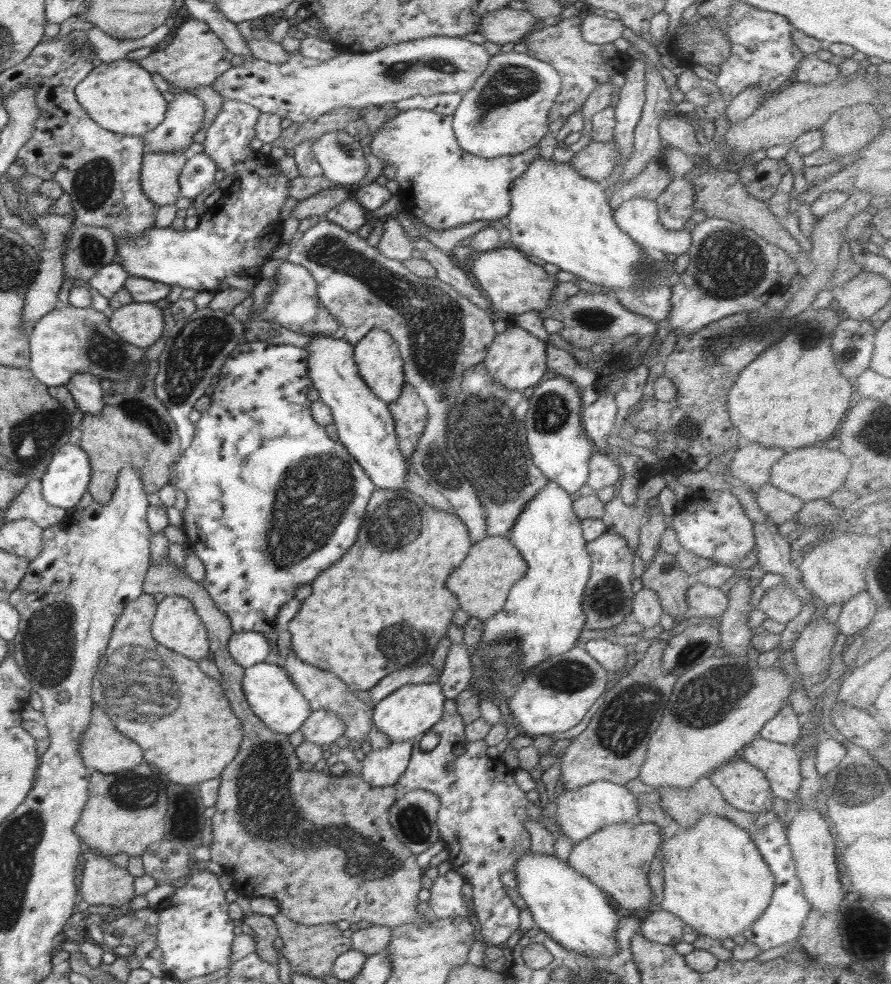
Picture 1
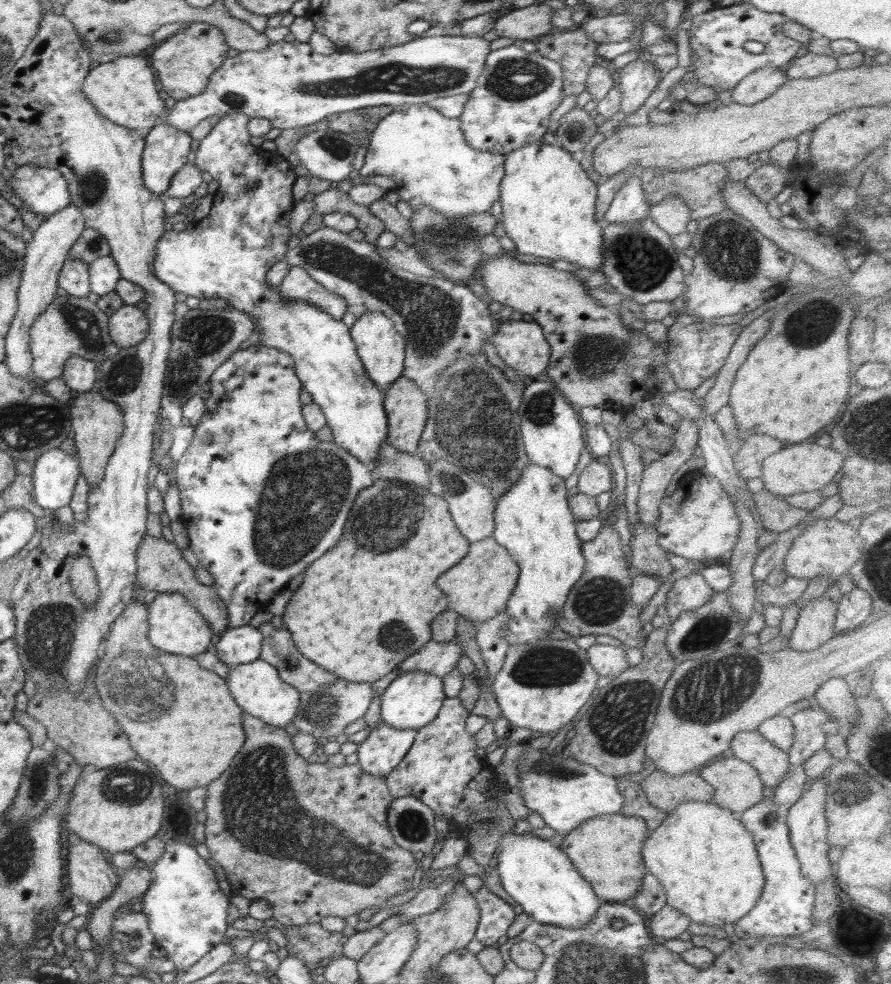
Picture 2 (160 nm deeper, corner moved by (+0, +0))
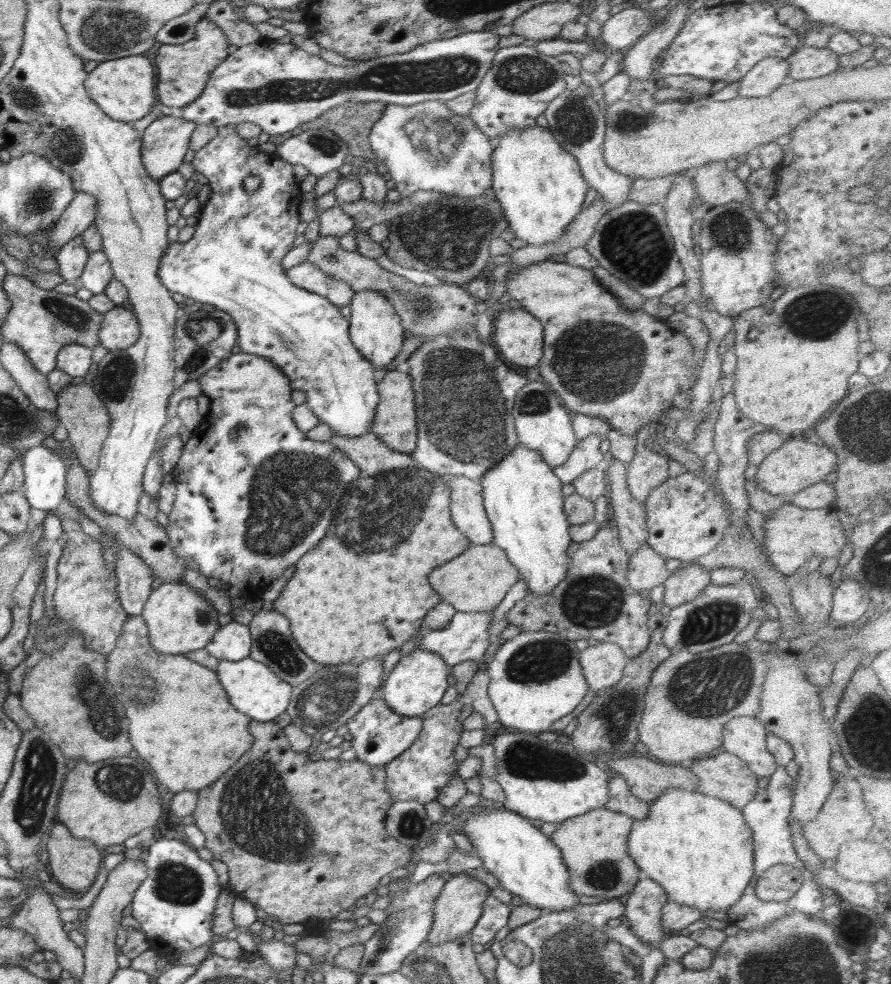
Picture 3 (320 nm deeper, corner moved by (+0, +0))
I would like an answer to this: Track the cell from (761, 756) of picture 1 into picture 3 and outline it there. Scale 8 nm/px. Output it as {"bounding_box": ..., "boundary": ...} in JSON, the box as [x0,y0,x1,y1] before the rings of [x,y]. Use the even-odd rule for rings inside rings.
{"bounding_box":[721,717,778,778],"boundary":[[[754,717],[731,718],[723,728],[721,750],[740,758],[758,778],[772,776],[778,765],[767,749],[767,733]]]}

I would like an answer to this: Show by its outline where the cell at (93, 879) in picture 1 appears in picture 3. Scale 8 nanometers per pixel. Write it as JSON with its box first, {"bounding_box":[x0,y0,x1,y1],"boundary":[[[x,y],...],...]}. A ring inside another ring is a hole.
{"bounding_box":[43,821,105,894],"boundary":[[[58,821],[54,823],[45,837],[43,851],[45,853],[43,861],[50,864],[50,870],[52,870],[52,876],[56,878],[56,883],[75,894],[86,893],[94,884],[98,870],[100,870],[100,862],[105,855],[98,851],[97,845],[92,841],[72,836],[66,825]]]}

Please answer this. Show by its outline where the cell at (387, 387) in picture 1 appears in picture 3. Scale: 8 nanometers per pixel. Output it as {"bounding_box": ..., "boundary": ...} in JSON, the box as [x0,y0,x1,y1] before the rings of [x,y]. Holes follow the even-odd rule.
{"bounding_box":[349,290,405,374],"boundary":[[[373,290],[358,291],[353,294],[350,301],[349,335],[354,346],[374,366],[377,374],[390,364],[402,348],[405,339],[405,330],[401,318],[394,307],[383,294]]]}

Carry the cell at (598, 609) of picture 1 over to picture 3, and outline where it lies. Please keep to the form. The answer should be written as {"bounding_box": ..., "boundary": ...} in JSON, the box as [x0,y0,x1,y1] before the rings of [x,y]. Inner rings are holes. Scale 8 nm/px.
{"bounding_box":[508,524,654,657],"boundary":[[[606,524],[601,526],[595,535],[588,541],[572,542],[568,546],[570,566],[566,578],[555,586],[553,593],[540,596],[527,593],[510,610],[508,623],[521,631],[551,632],[573,641],[595,638],[598,641],[614,643],[623,650],[626,656],[635,657],[644,652],[652,637],[647,621],[648,611],[654,603],[650,599],[649,590],[634,590],[627,581],[629,556],[620,545],[618,528],[613,524]]]}

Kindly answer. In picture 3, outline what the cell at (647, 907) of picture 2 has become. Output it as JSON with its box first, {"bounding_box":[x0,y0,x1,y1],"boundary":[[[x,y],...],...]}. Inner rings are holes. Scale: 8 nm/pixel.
{"bounding_box":[623,877,669,948],"boundary":[[[641,877],[634,888],[623,898],[625,916],[631,921],[631,929],[640,940],[659,948],[659,944],[669,935],[661,923],[662,907],[669,901],[667,892],[651,878]]]}

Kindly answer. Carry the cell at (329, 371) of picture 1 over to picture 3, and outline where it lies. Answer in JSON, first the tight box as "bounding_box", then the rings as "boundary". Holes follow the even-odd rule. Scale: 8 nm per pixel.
{"bounding_box":[158,125,380,437],"boundary":[[[235,125],[220,126],[216,137],[212,138],[207,146],[200,148],[200,150],[196,152],[191,164],[197,173],[202,173],[208,178],[212,193],[210,198],[200,208],[201,213],[192,238],[186,243],[179,243],[177,241],[170,244],[162,255],[160,260],[161,265],[158,269],[158,277],[160,278],[162,285],[172,293],[178,292],[188,298],[193,298],[196,302],[196,306],[216,308],[229,314],[234,321],[235,328],[237,328],[237,342],[241,352],[263,356],[280,368],[280,370],[290,379],[291,390],[304,391],[307,396],[307,401],[305,403],[308,405],[308,408],[310,408],[310,410],[312,410],[319,418],[320,422],[331,426],[331,429],[337,435],[355,437],[370,433],[371,424],[375,417],[376,405],[380,402],[380,395],[377,389],[379,376],[373,364],[367,358],[364,358],[363,354],[360,354],[360,351],[351,341],[349,335],[349,320],[342,316],[340,308],[333,305],[327,298],[321,297],[319,294],[292,285],[288,282],[285,270],[281,265],[284,256],[286,256],[286,254],[290,252],[290,249],[294,247],[296,226],[298,226],[298,223],[300,222],[298,207],[302,202],[303,195],[300,190],[299,180],[294,174],[295,166],[286,162],[284,159],[281,159],[276,152],[264,153],[260,151],[258,146],[249,146],[247,140],[236,133]],[[248,175],[258,176],[258,178],[260,178],[260,185],[255,191],[246,191],[246,189],[244,189],[244,180],[246,180],[246,176]]]}

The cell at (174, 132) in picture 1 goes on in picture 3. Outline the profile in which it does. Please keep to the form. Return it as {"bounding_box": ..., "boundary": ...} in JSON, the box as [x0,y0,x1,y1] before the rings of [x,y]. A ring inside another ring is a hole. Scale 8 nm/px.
{"bounding_box":[176,32,499,135],"boundary":[[[472,32],[460,34],[454,38],[437,39],[416,46],[404,54],[374,58],[356,66],[333,66],[325,62],[318,54],[310,54],[297,46],[280,44],[277,40],[260,38],[248,46],[240,46],[218,66],[206,82],[202,94],[194,102],[180,108],[176,113],[185,121],[198,124],[220,126],[235,125],[241,122],[253,122],[262,132],[282,135],[295,130],[305,122],[319,117],[325,110],[343,105],[350,101],[384,102],[412,106],[419,102],[449,100],[475,91],[483,77],[490,71],[498,49],[499,36],[494,32]]]}

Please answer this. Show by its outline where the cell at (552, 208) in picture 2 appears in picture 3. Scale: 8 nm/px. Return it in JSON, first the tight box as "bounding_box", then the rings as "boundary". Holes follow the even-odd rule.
{"bounding_box":[492,125,590,246],"boundary":[[[539,125],[508,130],[493,142],[492,186],[509,227],[528,245],[542,246],[563,237],[567,224],[582,211],[584,197],[590,189],[579,164],[549,132]]]}

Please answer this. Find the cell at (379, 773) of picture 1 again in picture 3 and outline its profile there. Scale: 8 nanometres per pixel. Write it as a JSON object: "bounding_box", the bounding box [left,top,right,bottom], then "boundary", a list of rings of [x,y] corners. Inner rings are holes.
{"bounding_box":[346,695,422,766],"boundary":[[[375,695],[367,705],[364,705],[352,718],[346,721],[348,734],[352,734],[351,748],[356,751],[356,758],[370,766],[386,766],[388,762],[394,761],[418,738],[422,730],[422,717],[409,717],[396,714],[381,695]]]}

